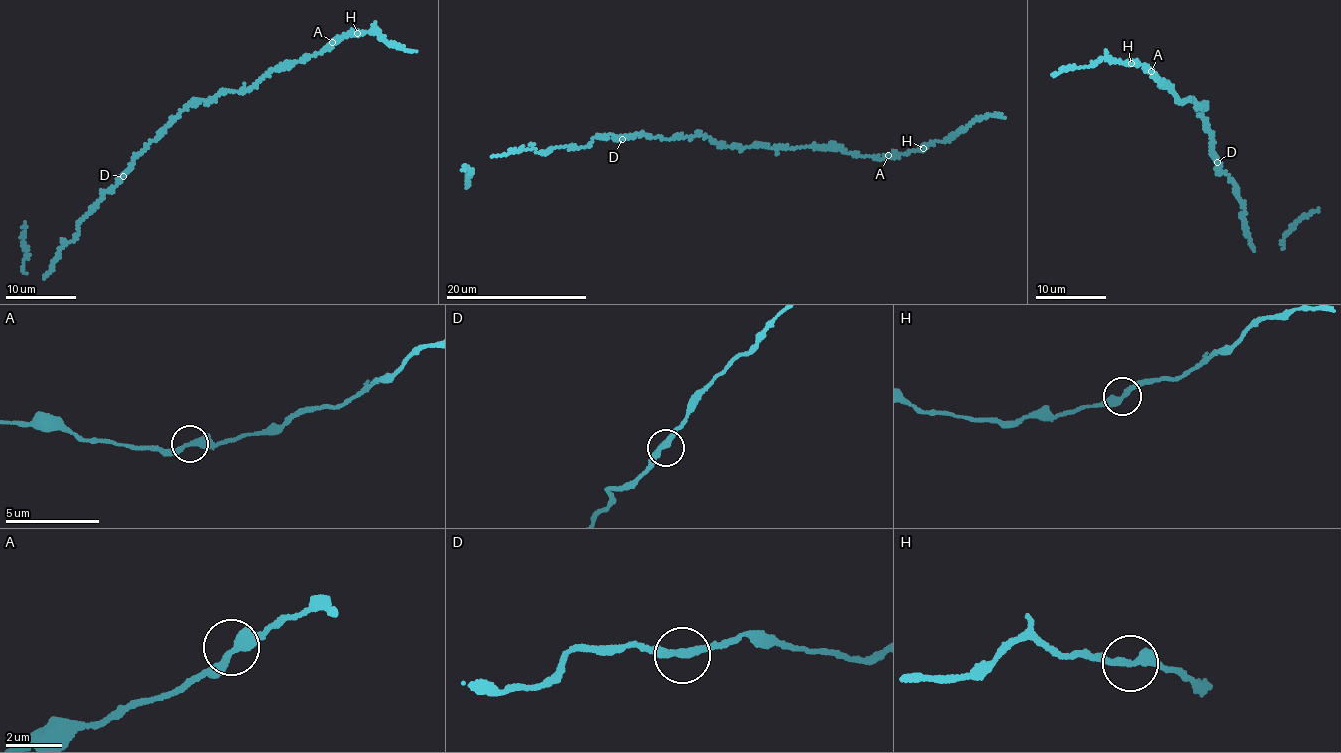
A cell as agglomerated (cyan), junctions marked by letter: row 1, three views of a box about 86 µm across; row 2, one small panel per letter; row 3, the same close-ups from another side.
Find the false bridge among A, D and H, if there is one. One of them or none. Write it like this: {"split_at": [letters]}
{"split_at": ["H"]}

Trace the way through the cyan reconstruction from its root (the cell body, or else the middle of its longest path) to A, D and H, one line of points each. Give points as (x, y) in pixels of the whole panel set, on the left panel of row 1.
A: (178, 115), (201, 100), (212, 102), (226, 89), (245, 92), (271, 70), (304, 61), (320, 54), (332, 42)
D: (178, 115), (138, 155), (123, 176)
H: (178, 115), (201, 100), (212, 102), (226, 89), (245, 92), (271, 70), (288, 68), (358, 33)

